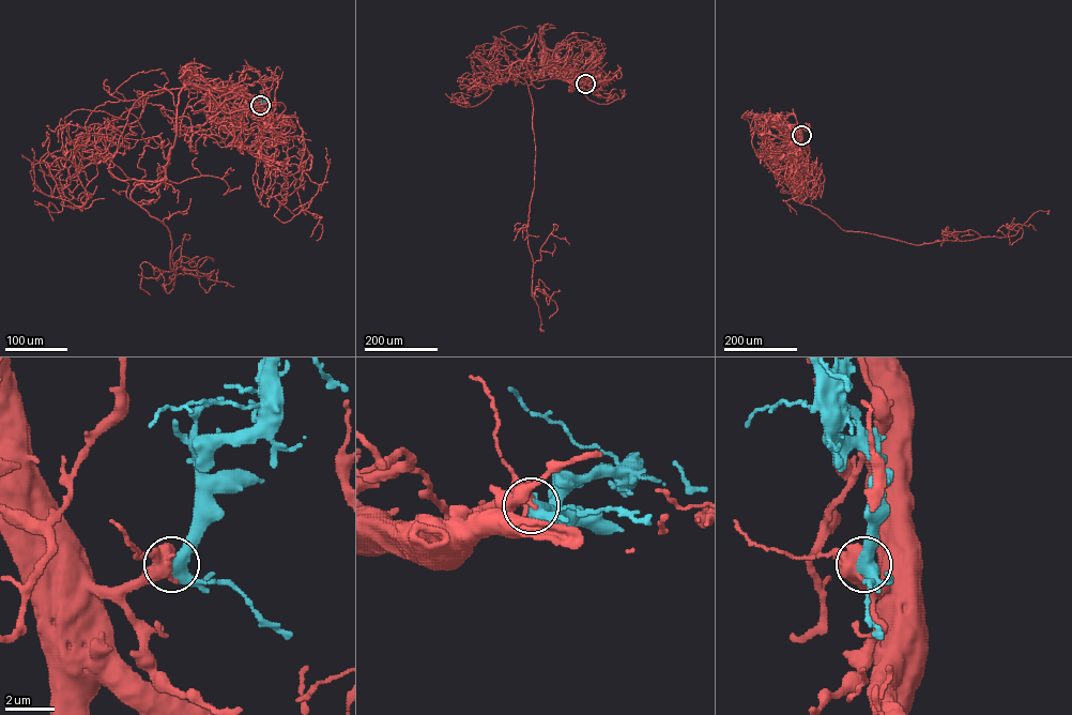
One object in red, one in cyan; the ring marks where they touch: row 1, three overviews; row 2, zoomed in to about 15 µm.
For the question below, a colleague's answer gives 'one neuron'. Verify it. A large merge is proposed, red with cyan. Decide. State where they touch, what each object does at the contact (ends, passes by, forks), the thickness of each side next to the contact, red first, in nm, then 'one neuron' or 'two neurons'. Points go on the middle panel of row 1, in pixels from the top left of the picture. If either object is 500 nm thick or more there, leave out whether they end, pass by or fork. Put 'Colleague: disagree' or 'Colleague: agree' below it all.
at (585, 84); 550 nm thick on the red side, 480 nm on the other; one neuron
Colleague: agree

